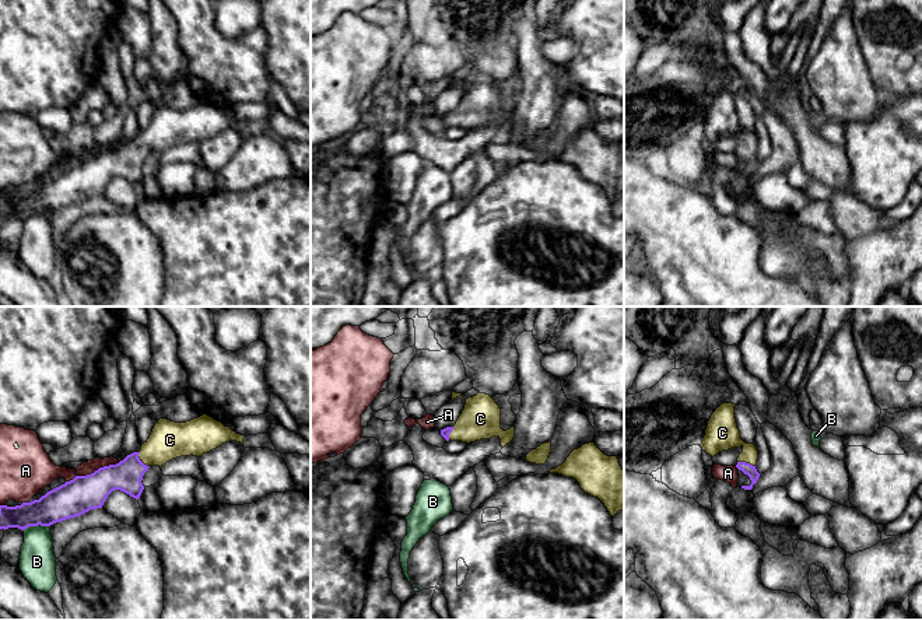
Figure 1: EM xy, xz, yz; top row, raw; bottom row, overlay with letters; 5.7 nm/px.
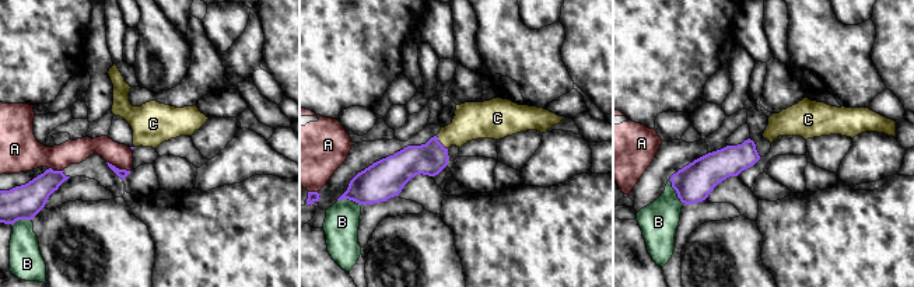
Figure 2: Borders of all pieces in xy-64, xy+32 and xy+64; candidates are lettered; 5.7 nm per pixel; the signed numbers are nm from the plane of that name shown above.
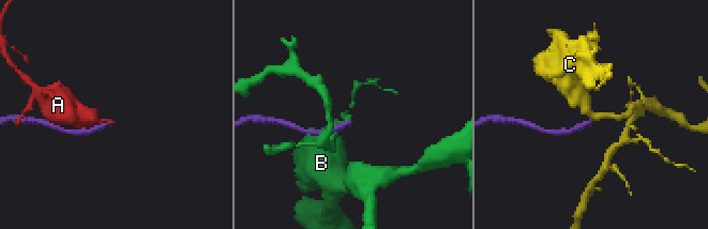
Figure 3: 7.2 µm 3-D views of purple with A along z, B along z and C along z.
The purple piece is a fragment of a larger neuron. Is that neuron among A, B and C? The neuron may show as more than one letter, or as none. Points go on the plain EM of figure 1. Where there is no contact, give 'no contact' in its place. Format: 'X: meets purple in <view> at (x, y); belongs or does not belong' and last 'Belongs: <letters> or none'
A: meets purple in xy at (94, 158); does not belong
B: meets purple in xy at (35, 212); does not belong
C: meets purple in yz at (745, 149); belongs
Belongs: C

